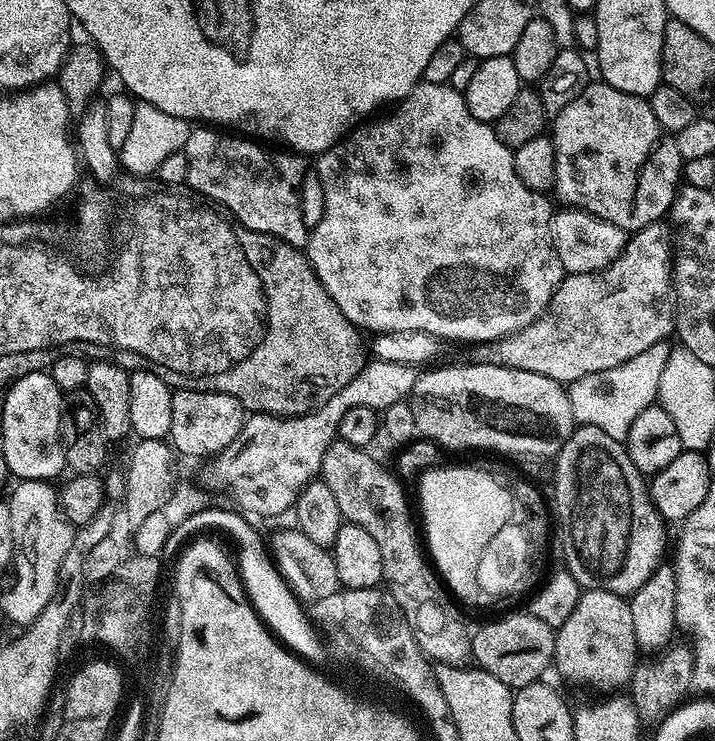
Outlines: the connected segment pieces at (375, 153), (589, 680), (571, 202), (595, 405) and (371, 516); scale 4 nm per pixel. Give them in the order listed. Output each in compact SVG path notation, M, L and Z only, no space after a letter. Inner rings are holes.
M418 83L414 90L410 90L410 94L406 94L406 98L399 101L389 112L392 113L381 120L372 118L353 127L343 140L315 157L316 172L320 175L321 186L324 187L324 213L317 224L311 225L306 255L317 278L322 282L328 296L334 298L338 310L346 314L348 321L361 330L369 328L372 334L422 330L431 336L440 337L444 342L487 342L522 330L547 310L550 298L566 275L552 245L550 222L554 205L548 201L549 197L545 193L530 190L524 185L522 178L518 178L514 170L513 149L506 147L496 137L492 124L484 124L474 118L474 114L470 114L463 91L452 87L451 83Z
M590 588L580 593L578 606L574 606L574 614L566 618L561 628L555 629L556 655L554 657L555 671L560 671L572 684L585 684L596 692L612 694L615 688L620 688L632 679L632 672L638 663L638 649L634 638L634 622L630 615L628 600L623 596L607 592L605 588Z
M590 82L586 90L582 90L582 94L578 94L578 98L551 121L550 139L554 146L556 171L554 192L560 195L564 203L561 205L588 212L629 234L663 221L669 215L682 184L682 161L675 135L667 132L658 118L654 118L654 110L645 97L614 90L614 86L603 82Z
M668 340L654 342L650 350L642 350L642 354L630 358L630 362L622 362L622 366L598 370L598 374L586 374L586 378L578 378L573 384L567 385L573 421L577 425L598 426L598 430L610 434L610 438L627 441L634 418L657 403L658 382L672 349L673 345Z
M333 440L322 458L319 479L330 486L334 499L338 501L341 517L349 524L362 526L362 530L367 530L377 545L380 542L392 542L388 538L396 538L394 542L414 542L419 544L418 550L426 550L417 521L416 524L412 521L414 508L413 505L412 508L408 505L405 485L395 471L387 472L370 453L371 451L350 446L350 442L345 440Z

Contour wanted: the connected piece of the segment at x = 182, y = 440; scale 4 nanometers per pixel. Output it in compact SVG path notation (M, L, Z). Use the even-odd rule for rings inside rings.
M187 386L177 387L170 402L170 444L177 453L184 456L205 456L211 458L220 452L242 430L246 419L246 410L230 394L221 392L199 392Z

